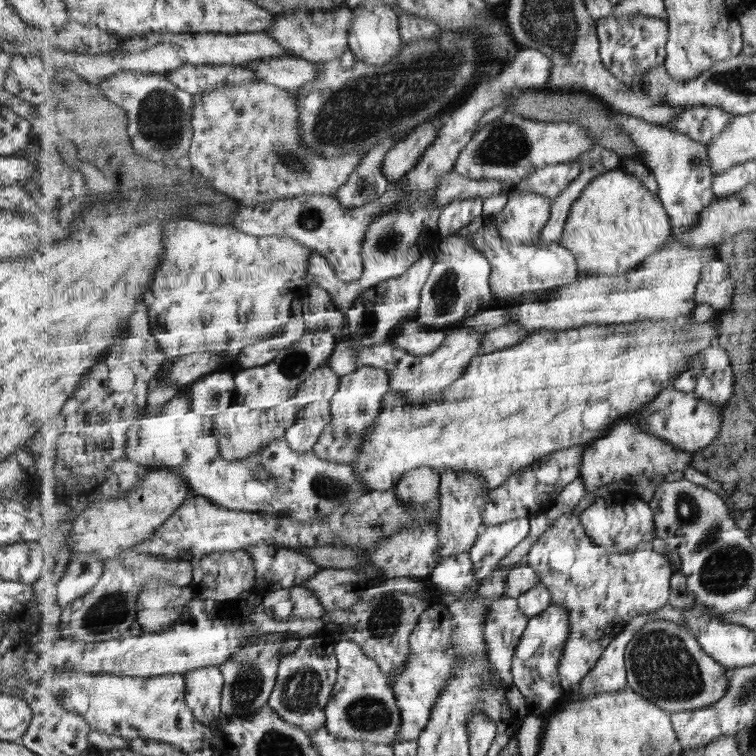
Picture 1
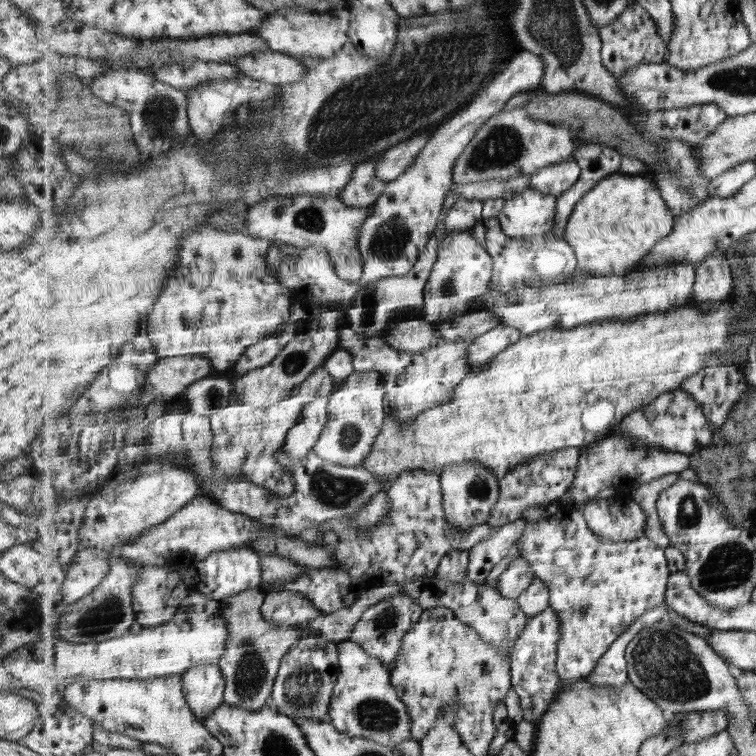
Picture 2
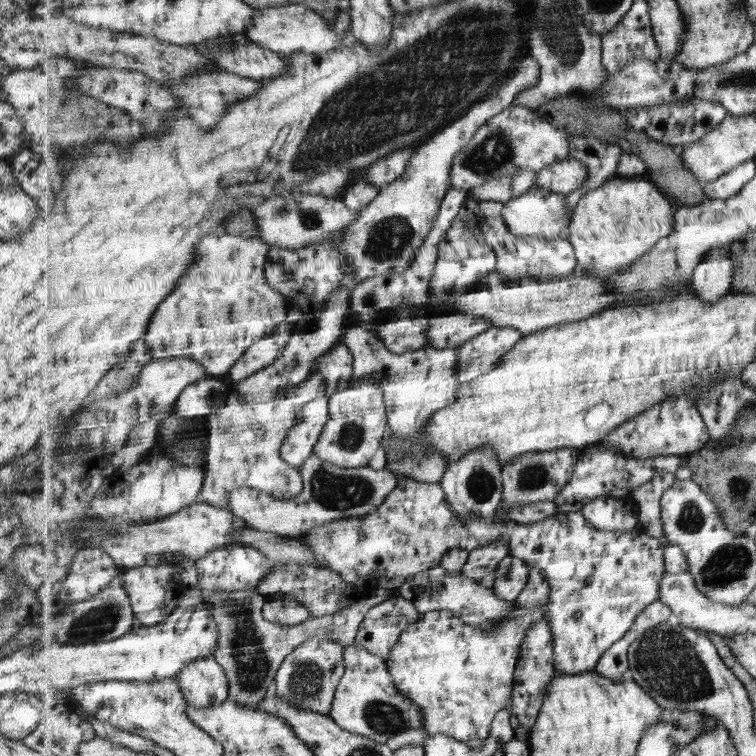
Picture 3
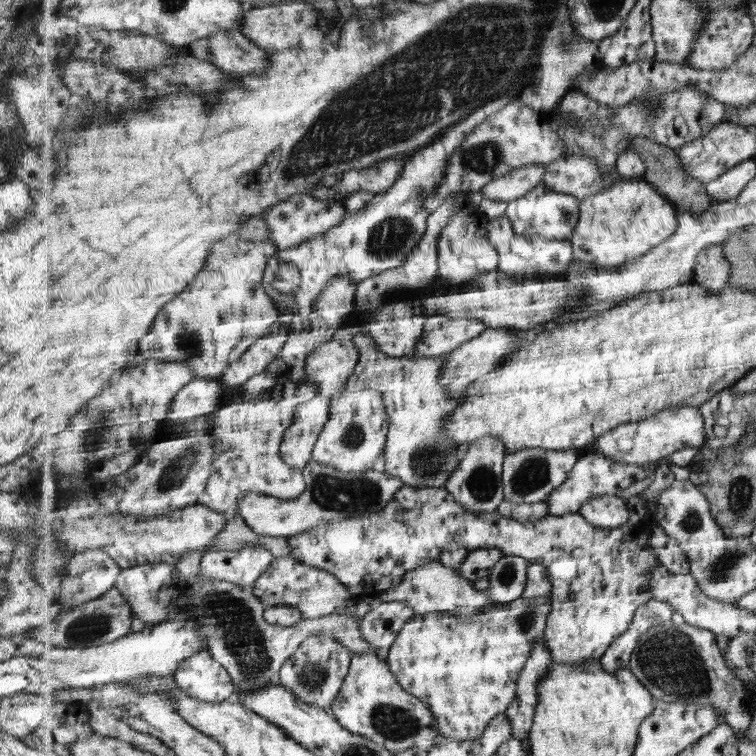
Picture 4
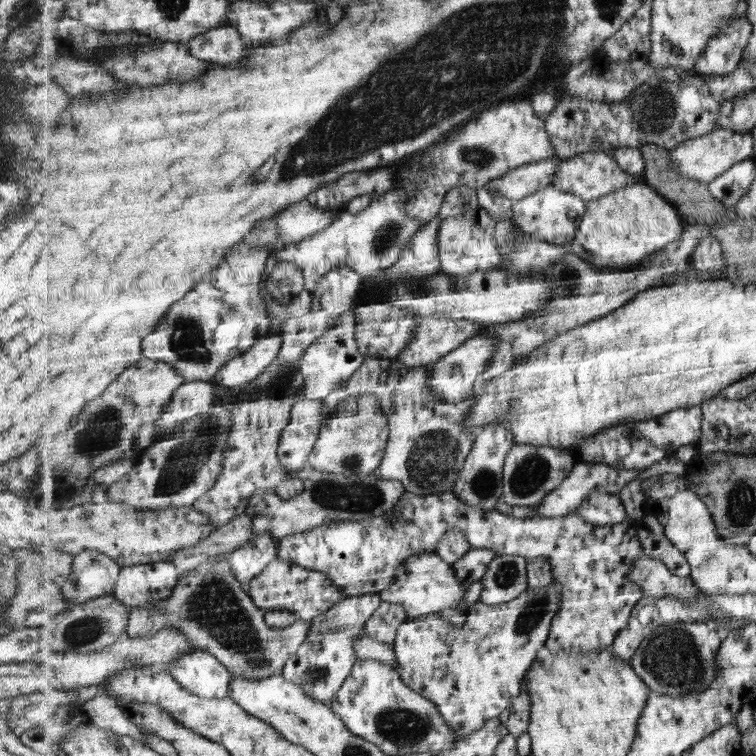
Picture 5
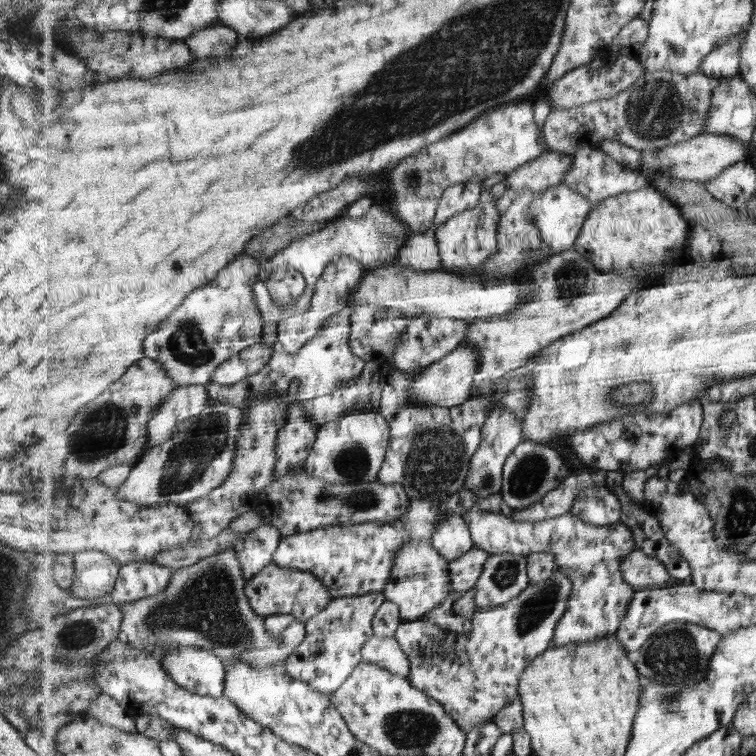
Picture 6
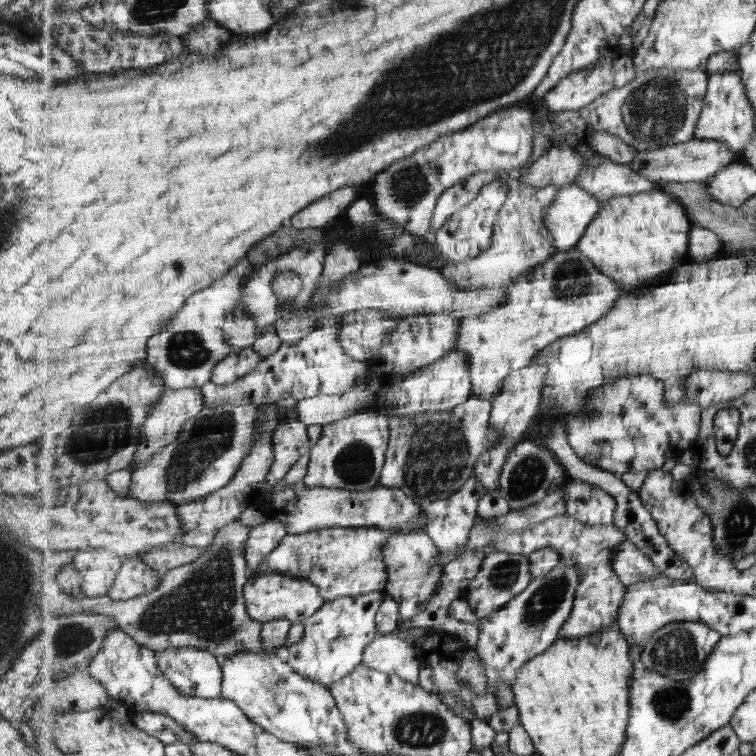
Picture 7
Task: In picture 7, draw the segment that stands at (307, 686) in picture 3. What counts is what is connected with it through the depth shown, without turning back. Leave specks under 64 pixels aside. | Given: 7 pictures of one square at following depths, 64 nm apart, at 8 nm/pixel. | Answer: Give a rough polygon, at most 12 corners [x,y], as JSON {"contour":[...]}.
{"contour":[[387,595],[339,597],[285,656],[327,689],[363,662]]}

